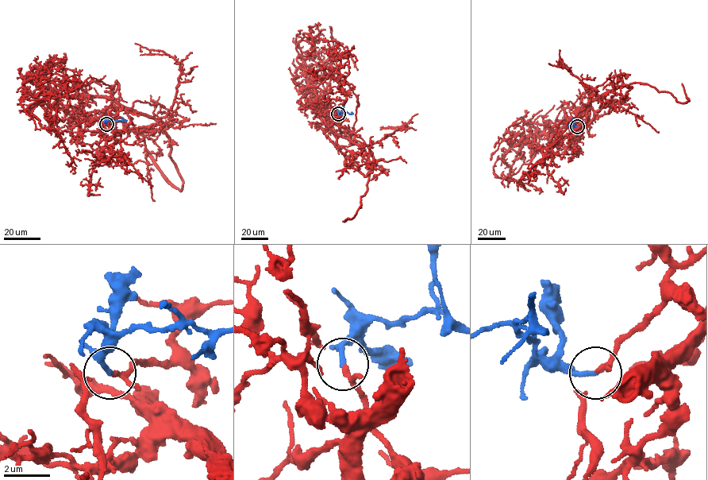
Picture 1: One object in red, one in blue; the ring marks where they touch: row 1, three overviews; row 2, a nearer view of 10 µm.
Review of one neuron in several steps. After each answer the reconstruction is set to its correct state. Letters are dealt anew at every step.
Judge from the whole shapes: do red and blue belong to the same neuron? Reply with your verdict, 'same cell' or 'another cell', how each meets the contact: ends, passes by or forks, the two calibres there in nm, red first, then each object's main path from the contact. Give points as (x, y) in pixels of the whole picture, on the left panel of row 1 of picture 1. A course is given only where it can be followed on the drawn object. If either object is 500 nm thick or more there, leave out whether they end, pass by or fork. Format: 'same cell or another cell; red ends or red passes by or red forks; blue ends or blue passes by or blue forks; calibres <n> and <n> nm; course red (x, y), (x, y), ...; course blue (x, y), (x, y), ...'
same cell; red forks; blue ends; calibres 120 and 200 nm; course red (106, 124), (106, 107), (95, 120), (79, 121), (59, 107), (28, 106), (59, 134), (73, 174); course blue (106, 124), (108, 121), (124, 120), (122, 117)

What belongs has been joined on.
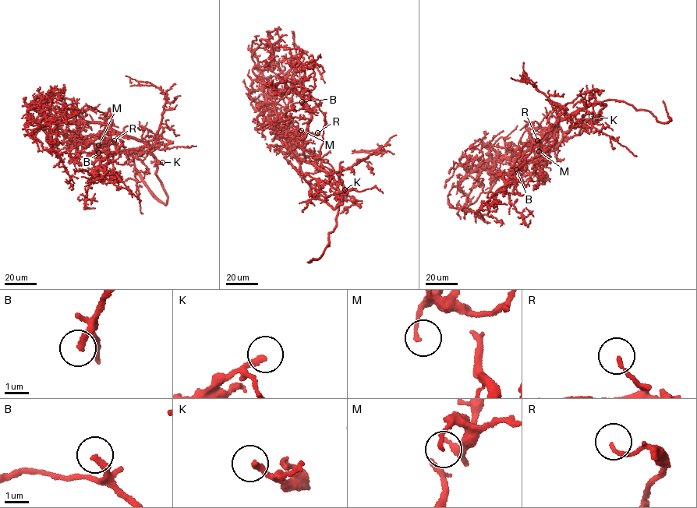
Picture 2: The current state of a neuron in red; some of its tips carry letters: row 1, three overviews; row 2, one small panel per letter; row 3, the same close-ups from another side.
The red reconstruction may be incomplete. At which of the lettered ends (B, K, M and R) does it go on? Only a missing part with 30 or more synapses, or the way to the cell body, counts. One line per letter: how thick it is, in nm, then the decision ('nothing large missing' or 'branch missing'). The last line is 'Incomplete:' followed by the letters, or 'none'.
B: calibre 280 nm; branch missing
K: calibre 200 nm; branch missing
M: calibre 140 nm; nothing large missing
R: calibre 120 nm; nothing large missing
Incomplete: B, K

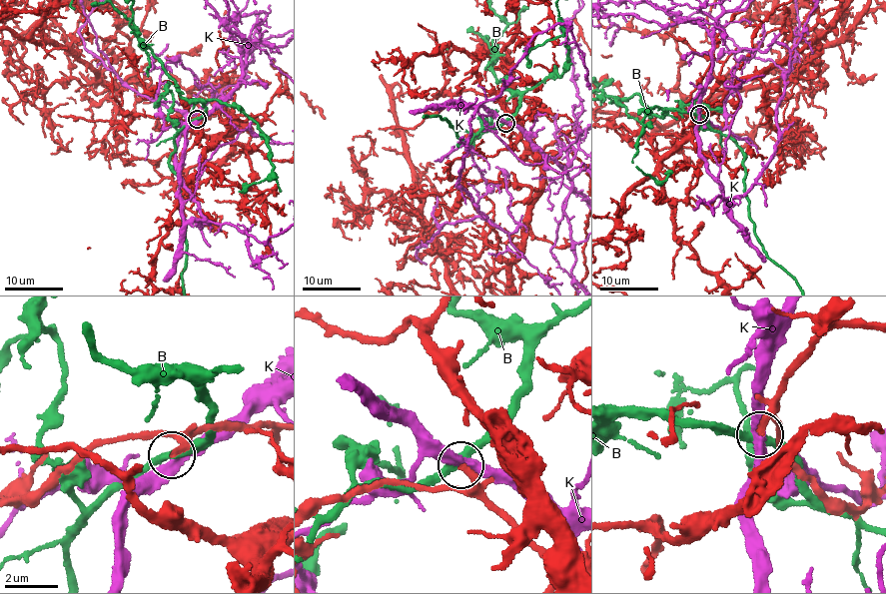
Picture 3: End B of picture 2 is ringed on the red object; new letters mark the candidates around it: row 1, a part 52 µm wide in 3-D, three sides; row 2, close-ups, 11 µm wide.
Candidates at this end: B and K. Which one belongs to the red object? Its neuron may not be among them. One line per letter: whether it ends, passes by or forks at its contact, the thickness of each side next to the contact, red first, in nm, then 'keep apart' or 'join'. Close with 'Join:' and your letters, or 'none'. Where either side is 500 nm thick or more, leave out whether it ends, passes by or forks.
B: it passes by | 280/280 nm | keep apart
K: it passes by | 200/400 nm | keep apart
Join: none

